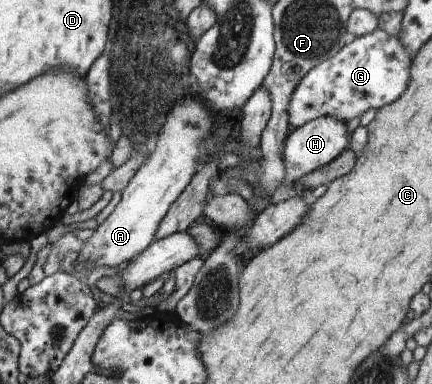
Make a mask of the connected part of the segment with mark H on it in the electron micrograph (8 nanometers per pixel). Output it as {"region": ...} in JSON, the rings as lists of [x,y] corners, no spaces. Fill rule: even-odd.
{"region":[[[320,116],[307,121],[302,127],[296,128],[288,137],[285,143],[285,164],[288,179],[291,184],[297,187],[307,173],[329,164],[346,147],[348,133],[344,121],[332,116]]]}

